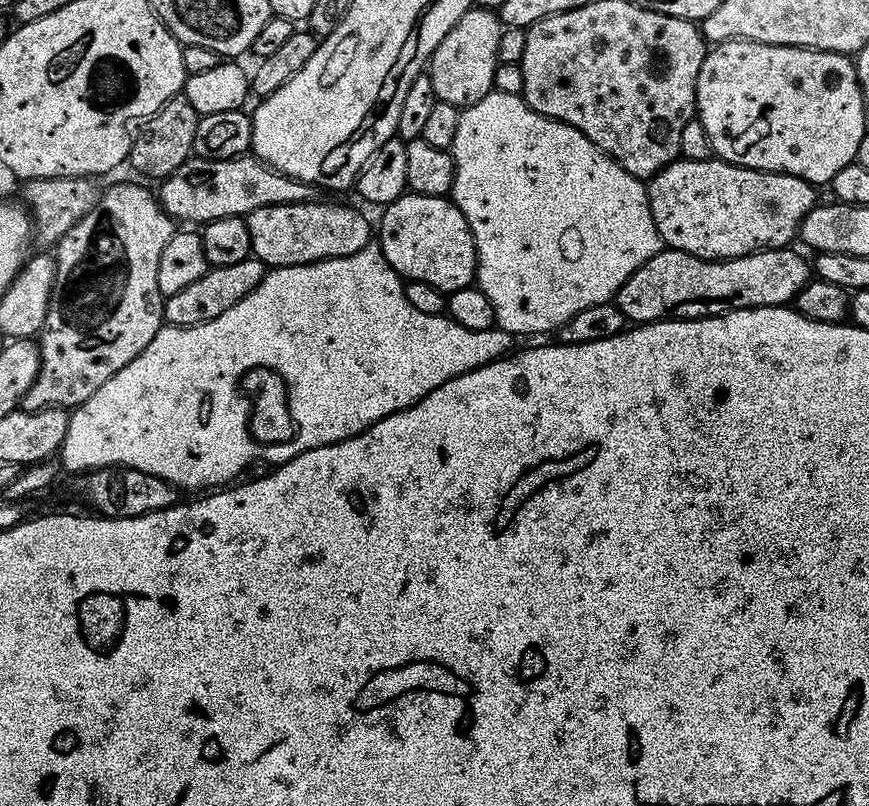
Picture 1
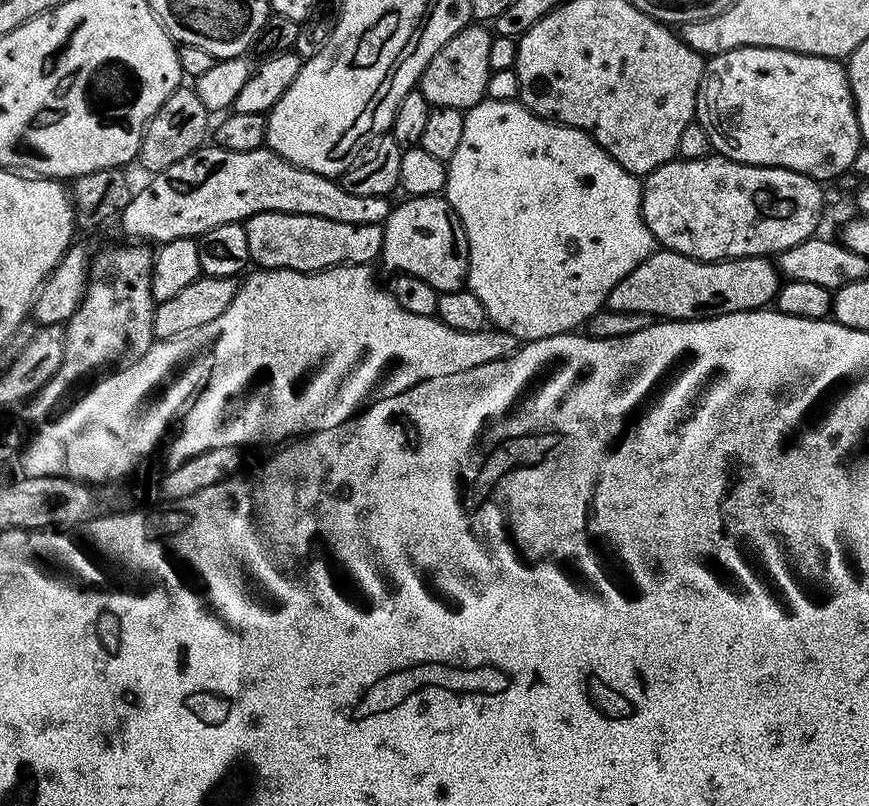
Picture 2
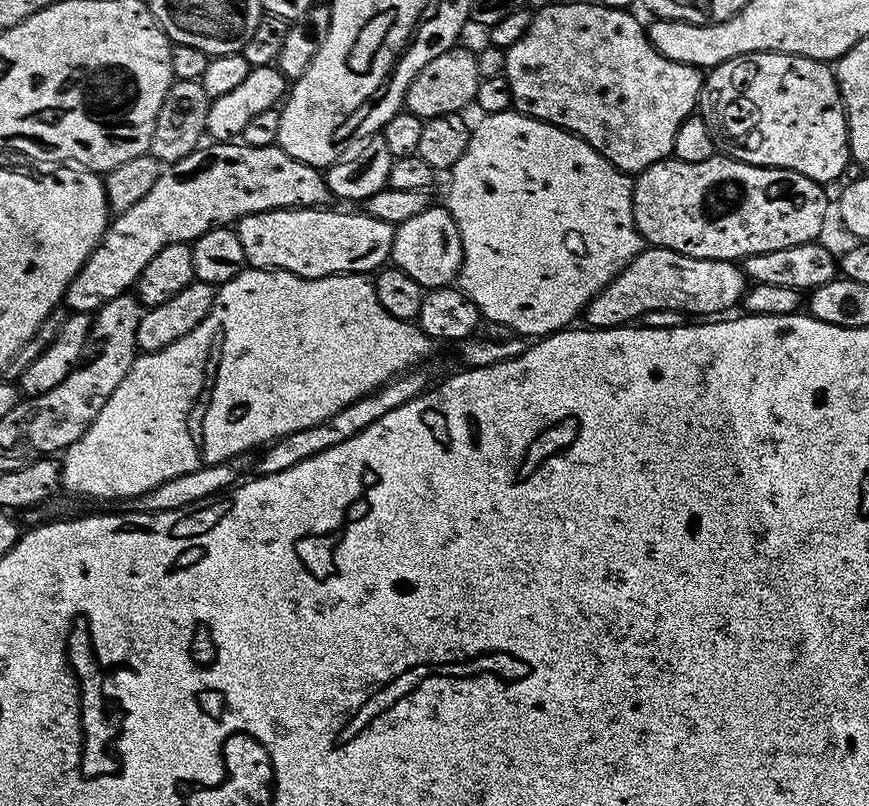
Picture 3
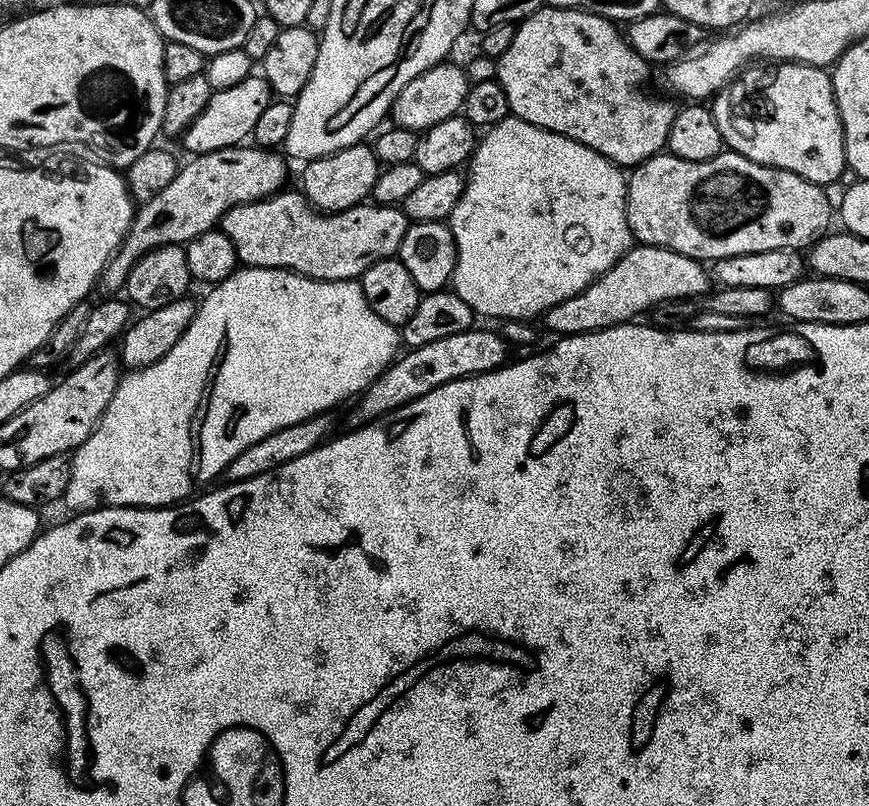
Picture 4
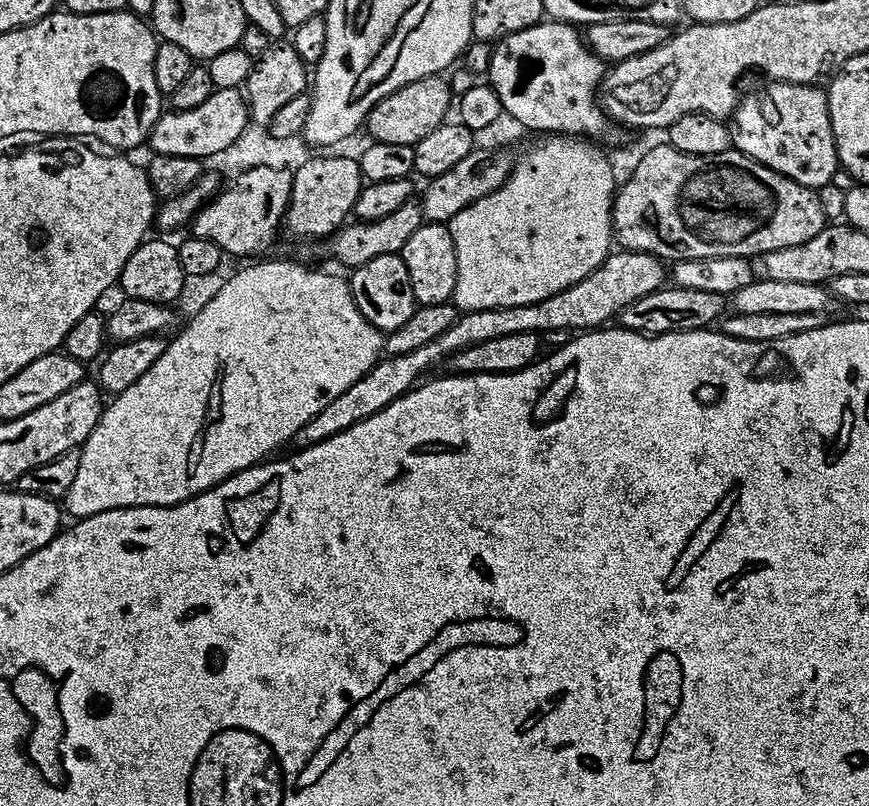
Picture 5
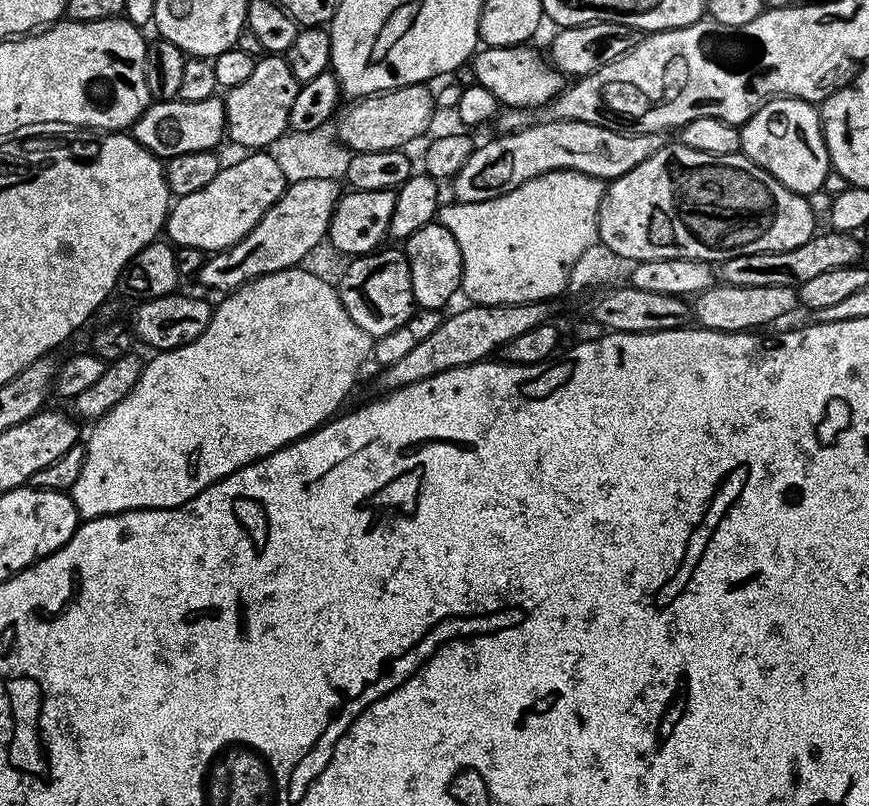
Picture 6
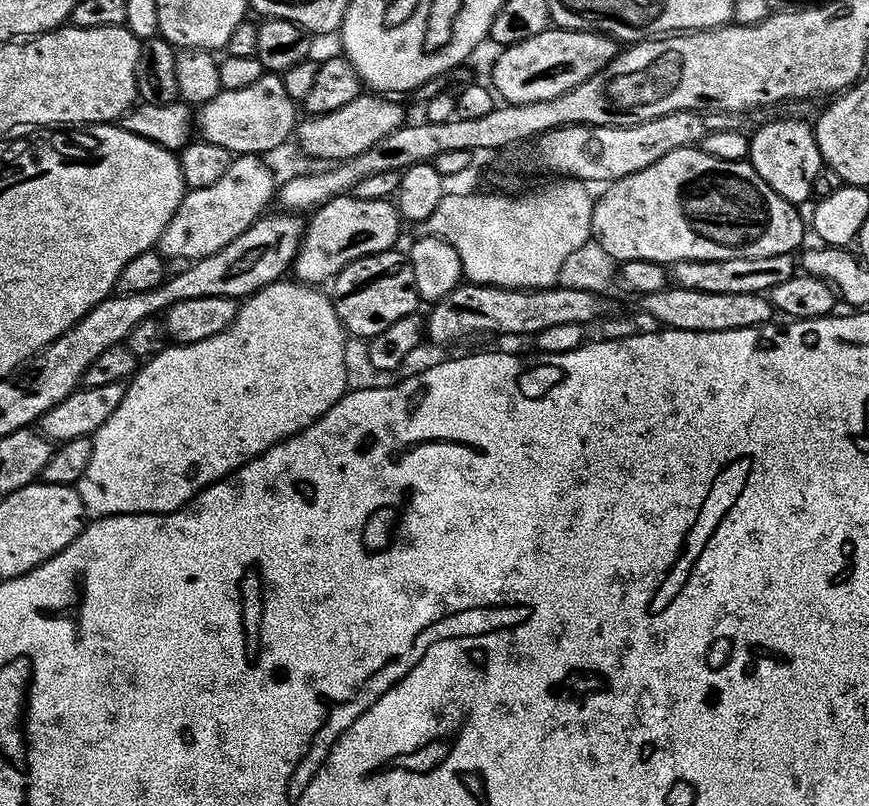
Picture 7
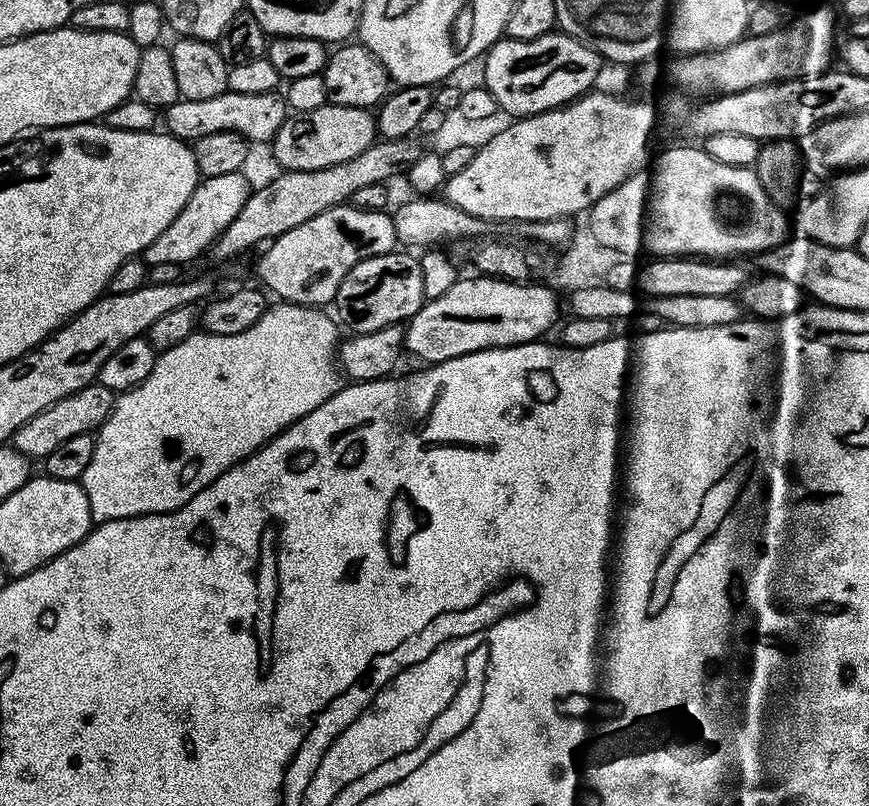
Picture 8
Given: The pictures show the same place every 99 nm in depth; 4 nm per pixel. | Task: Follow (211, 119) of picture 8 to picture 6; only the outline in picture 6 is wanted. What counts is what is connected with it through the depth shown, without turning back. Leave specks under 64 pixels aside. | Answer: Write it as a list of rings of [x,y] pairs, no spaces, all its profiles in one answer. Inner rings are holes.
[[[265,54],[259,57],[250,78],[227,89],[223,97],[227,139],[240,143],[247,150],[268,150],[279,136],[289,131],[290,110],[300,85],[301,81],[294,78],[294,70],[290,70],[287,55]]]

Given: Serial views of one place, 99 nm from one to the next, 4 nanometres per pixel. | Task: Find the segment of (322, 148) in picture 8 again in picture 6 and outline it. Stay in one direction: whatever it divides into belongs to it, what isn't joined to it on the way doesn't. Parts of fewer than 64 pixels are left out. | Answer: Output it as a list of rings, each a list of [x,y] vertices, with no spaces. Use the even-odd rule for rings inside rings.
[[[427,83],[392,88],[389,92],[375,92],[373,96],[362,96],[349,104],[352,105],[339,113],[340,125],[334,132],[340,143],[353,154],[407,149],[408,144],[414,143],[431,126],[432,115],[438,112],[433,89]]]

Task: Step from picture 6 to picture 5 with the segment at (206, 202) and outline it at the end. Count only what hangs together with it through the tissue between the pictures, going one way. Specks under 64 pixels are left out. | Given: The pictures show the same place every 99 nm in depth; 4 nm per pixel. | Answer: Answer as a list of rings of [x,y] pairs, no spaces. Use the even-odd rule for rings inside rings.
[[[258,166],[256,169],[246,169],[244,171],[237,171],[235,173],[234,178],[236,181],[233,182],[232,185],[229,186],[228,189],[217,191],[216,195],[212,197],[211,200],[208,201],[207,204],[204,205],[203,208],[200,209],[199,212],[196,213],[192,218],[192,222],[190,225],[191,235],[197,236],[198,238],[206,238],[206,242],[214,242],[214,246],[218,246],[222,251],[225,252],[229,257],[232,256],[248,256],[244,258],[256,258],[261,254],[259,252],[264,252],[268,247],[271,246],[272,243],[276,240],[276,231],[281,231],[282,221],[284,218],[284,212],[288,209],[288,199],[290,198],[290,190],[292,189],[292,172],[286,169],[275,169],[269,166]]]

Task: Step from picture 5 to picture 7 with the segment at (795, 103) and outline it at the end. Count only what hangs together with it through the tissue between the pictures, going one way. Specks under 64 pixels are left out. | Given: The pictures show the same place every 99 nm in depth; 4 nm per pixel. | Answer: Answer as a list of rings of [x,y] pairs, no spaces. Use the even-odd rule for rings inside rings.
[[[772,120],[764,124],[750,136],[748,160],[758,170],[758,174],[782,198],[794,205],[803,205],[803,200],[811,197],[814,180],[822,169],[820,151],[816,145],[813,125],[804,120]]]

